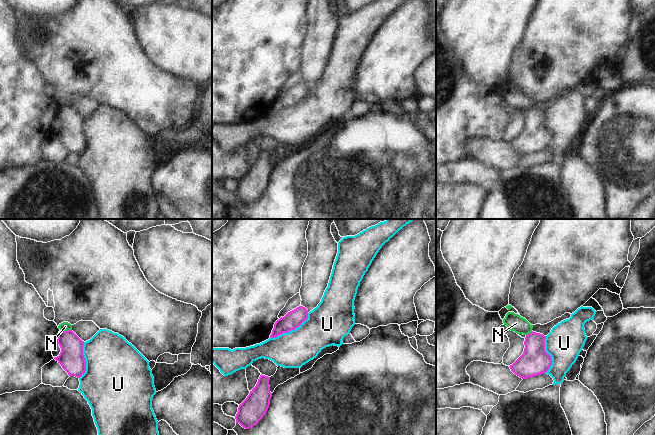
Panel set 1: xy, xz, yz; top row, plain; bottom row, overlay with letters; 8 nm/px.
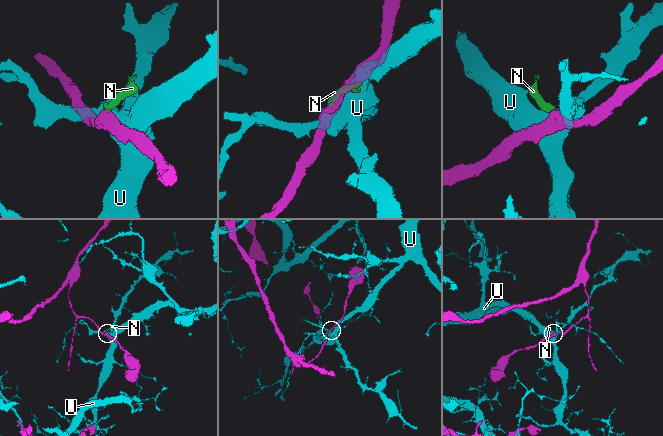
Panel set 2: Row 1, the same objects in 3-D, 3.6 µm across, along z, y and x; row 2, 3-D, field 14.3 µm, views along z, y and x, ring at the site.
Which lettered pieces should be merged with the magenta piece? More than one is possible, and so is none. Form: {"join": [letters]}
{"join": []}

